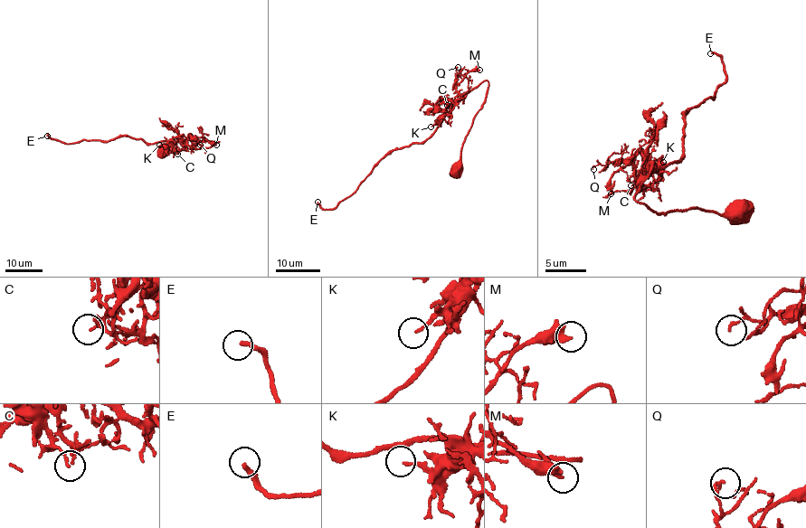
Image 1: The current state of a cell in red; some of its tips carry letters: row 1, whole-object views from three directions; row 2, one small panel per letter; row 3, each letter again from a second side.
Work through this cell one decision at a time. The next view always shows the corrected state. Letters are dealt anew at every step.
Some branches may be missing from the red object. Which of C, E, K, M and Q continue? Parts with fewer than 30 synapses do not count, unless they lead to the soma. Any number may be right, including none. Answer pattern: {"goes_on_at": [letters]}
{"goes_on_at": ["E"]}

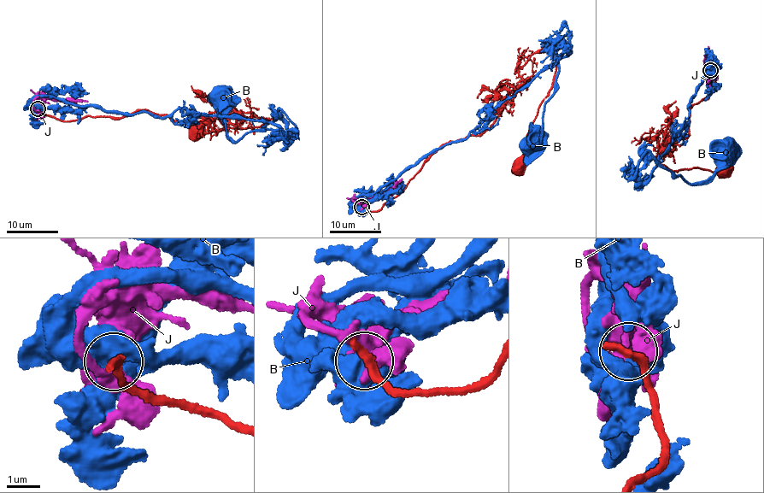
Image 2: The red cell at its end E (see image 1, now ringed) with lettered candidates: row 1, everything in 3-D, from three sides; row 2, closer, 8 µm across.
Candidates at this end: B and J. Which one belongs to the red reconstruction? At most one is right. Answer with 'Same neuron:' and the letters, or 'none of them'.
Same neuron: J

